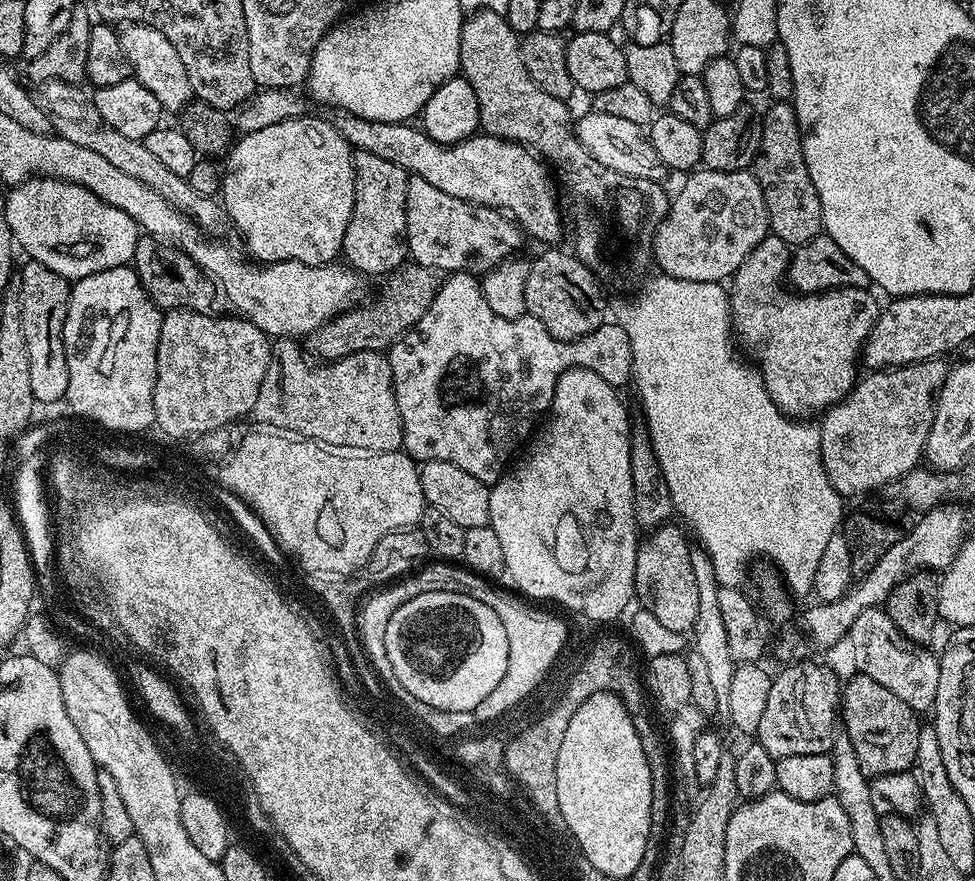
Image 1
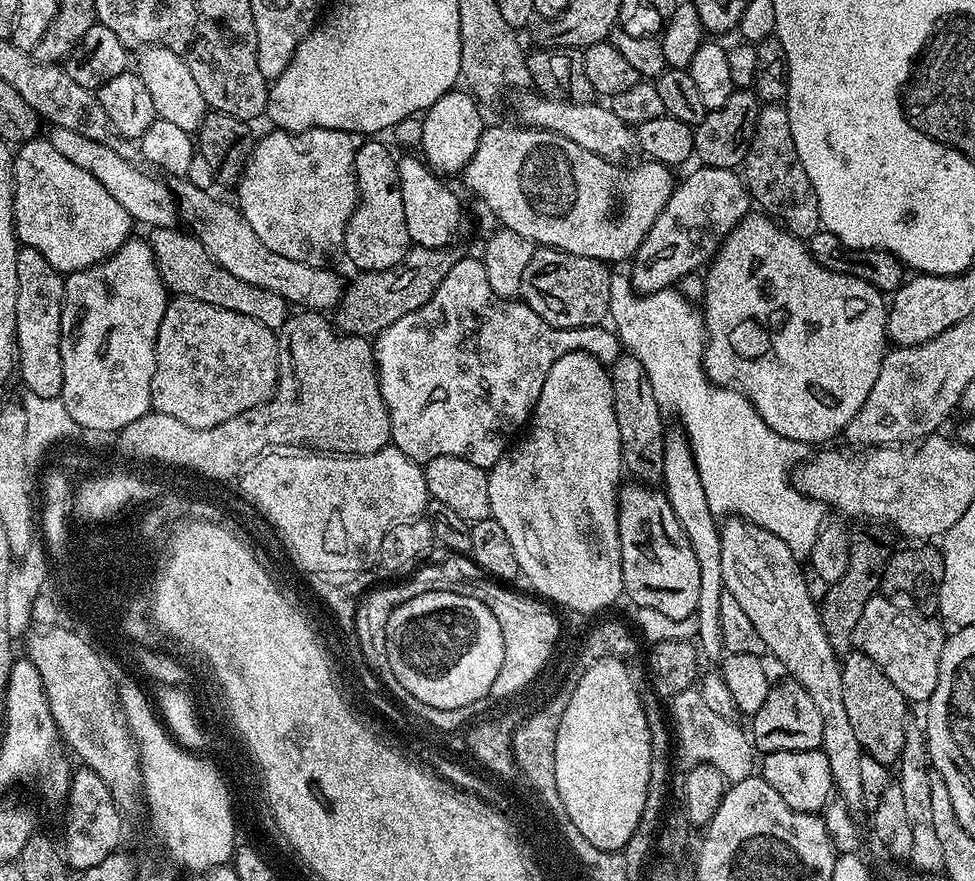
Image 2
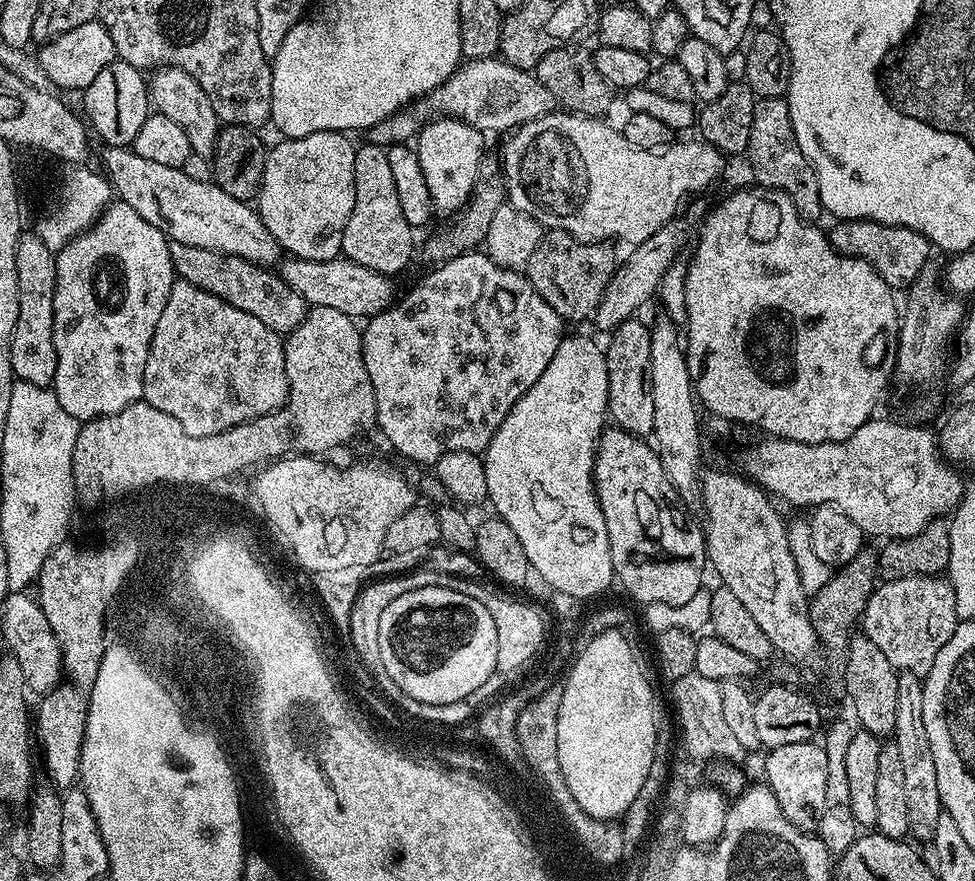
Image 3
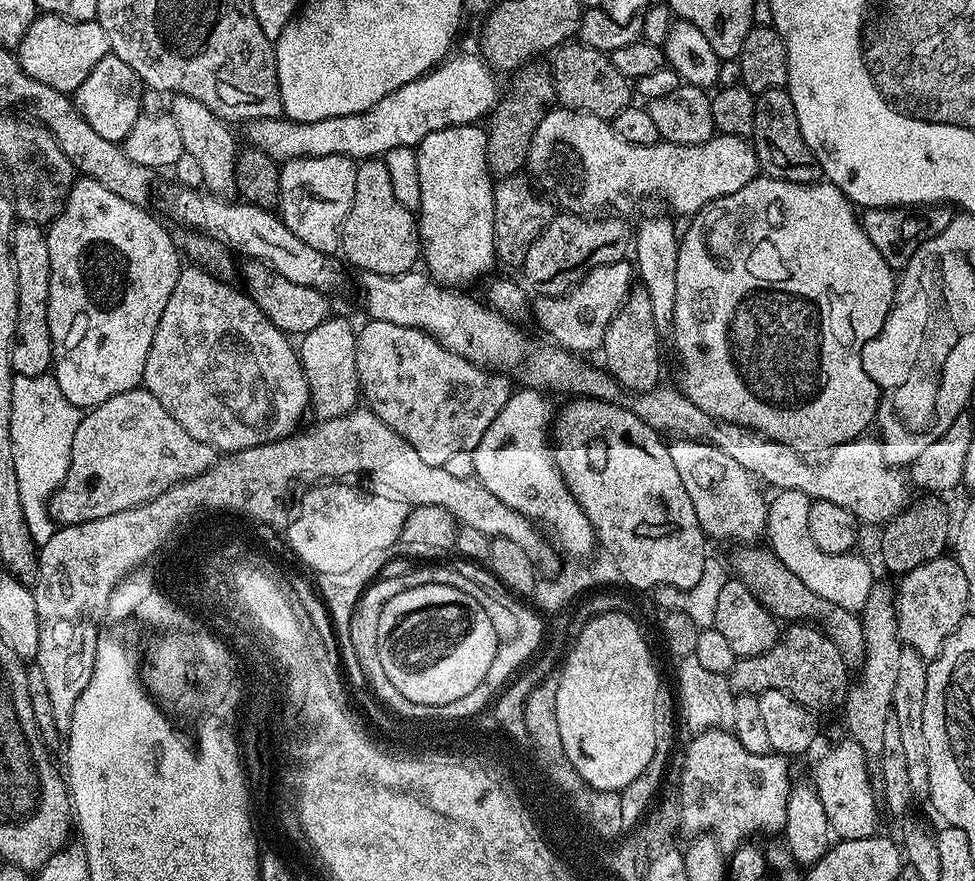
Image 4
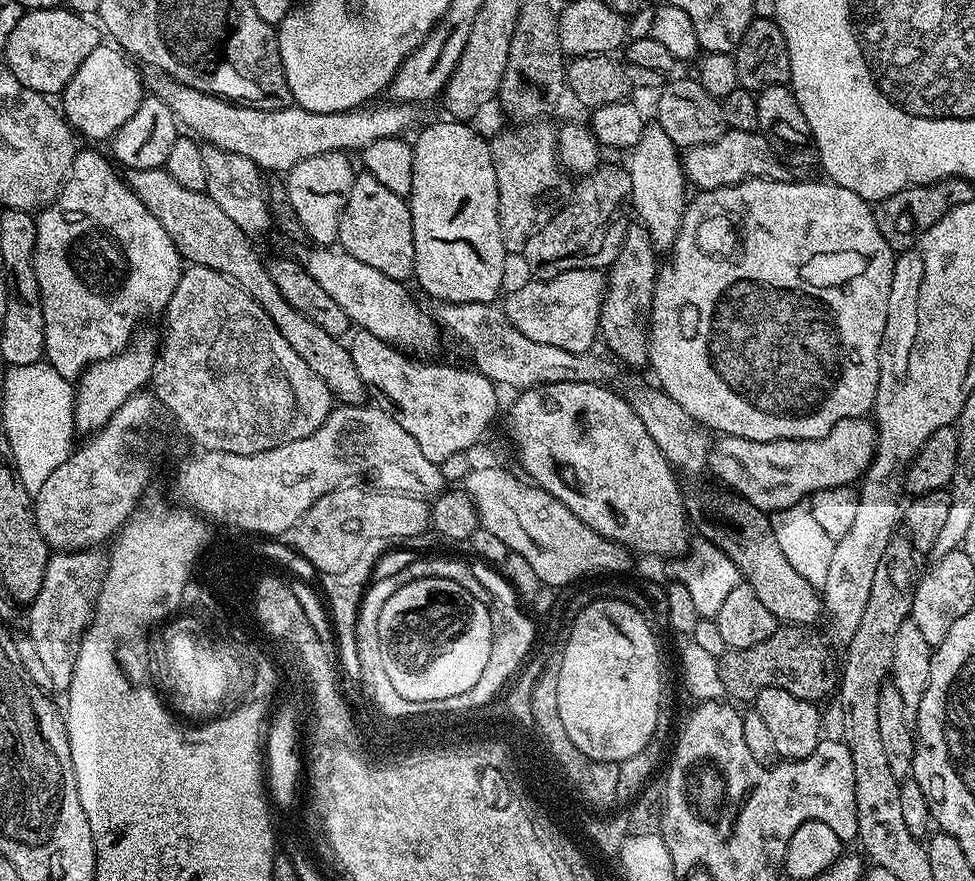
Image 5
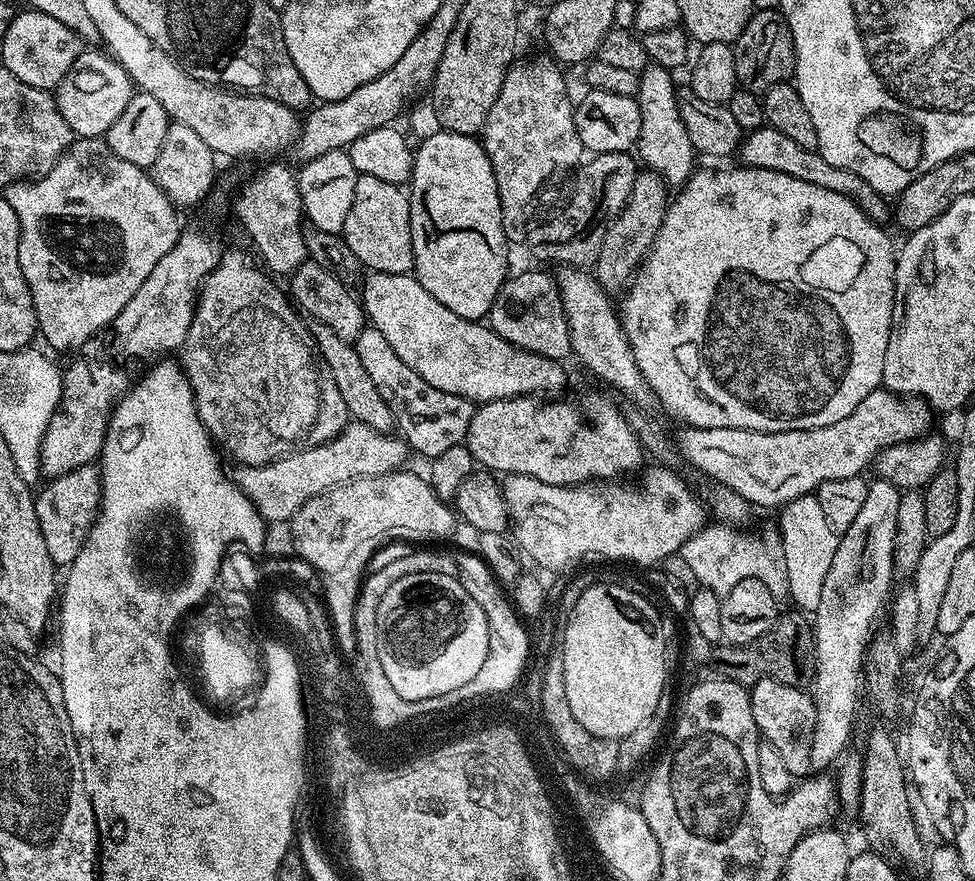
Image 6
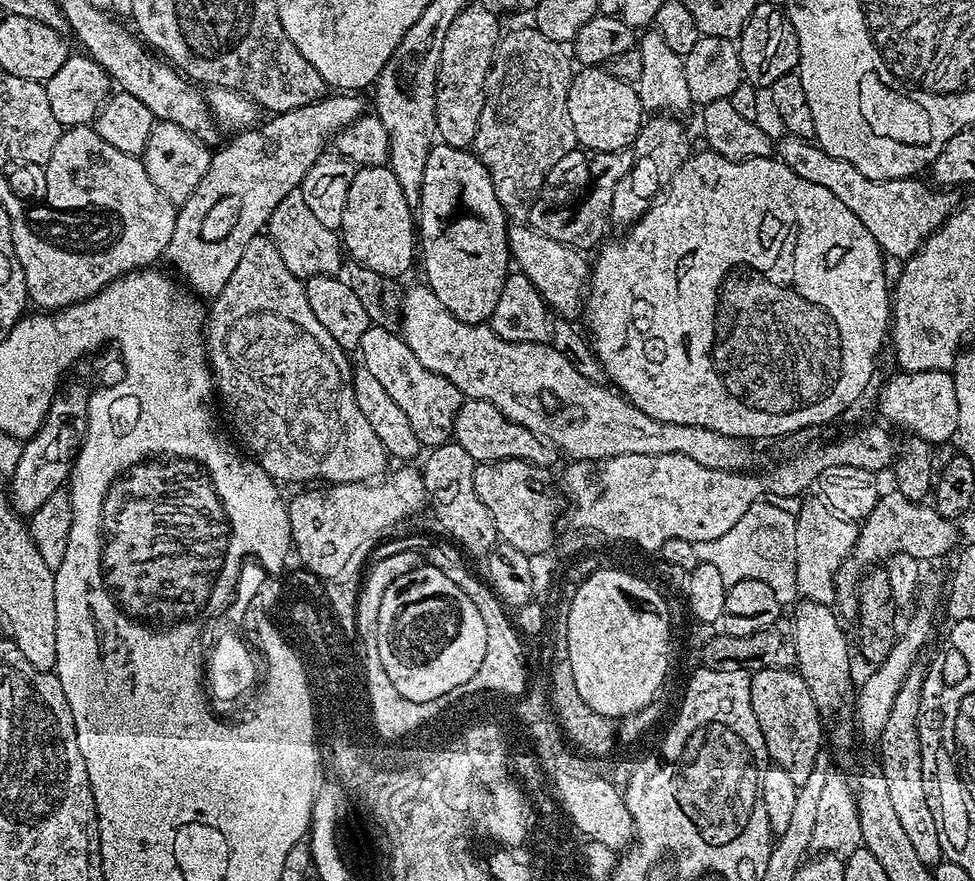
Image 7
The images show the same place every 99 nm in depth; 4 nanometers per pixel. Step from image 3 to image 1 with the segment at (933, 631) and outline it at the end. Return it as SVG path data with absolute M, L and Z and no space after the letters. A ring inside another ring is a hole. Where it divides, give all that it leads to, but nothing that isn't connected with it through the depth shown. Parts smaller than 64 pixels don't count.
M883 607L867 608L858 618L854 618L854 626L849 630L846 644L852 647L852 660L856 663L855 671L862 676L874 678L891 690L906 706L910 706L917 714L931 709L938 694L938 674L940 673L940 658L928 646L915 644L907 640L894 626Z

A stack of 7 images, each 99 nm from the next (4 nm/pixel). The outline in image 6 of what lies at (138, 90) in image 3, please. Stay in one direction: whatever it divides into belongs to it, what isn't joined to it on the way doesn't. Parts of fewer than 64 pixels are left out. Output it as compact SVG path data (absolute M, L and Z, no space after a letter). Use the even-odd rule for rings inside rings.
M81 51L74 66L70 66L66 78L62 78L54 90L58 110L62 118L66 118L66 126L70 126L76 138L107 137L110 126L114 126L122 110L126 110L126 102L130 102L134 94L134 85L126 70L122 70L122 66L107 51L99 51Z

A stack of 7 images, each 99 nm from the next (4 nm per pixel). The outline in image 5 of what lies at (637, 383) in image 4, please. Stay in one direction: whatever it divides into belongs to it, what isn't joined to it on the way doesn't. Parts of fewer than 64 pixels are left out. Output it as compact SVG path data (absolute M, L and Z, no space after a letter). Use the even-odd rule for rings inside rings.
M643 226L629 227L618 256L606 270L604 301L600 307L600 330L602 340L624 364L632 368L648 364L648 323L652 317L652 303L658 275L658 252L653 247L651 235Z

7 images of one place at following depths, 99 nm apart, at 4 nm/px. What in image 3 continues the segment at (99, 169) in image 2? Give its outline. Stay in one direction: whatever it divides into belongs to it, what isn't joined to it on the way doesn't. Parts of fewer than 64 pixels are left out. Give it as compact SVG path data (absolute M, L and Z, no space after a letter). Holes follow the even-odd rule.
M108 146L103 150L105 152L100 156L104 163L102 172L113 193L123 204L130 206L130 210L138 210L150 226L158 226L169 241L202 246L202 250L237 256L261 266L275 265L281 259L279 242L274 234L270 234L266 222L262 222L259 211L251 203L232 198L212 180L198 181L191 179L182 168L149 162L147 158L142 158L142 154L132 151L131 147Z

